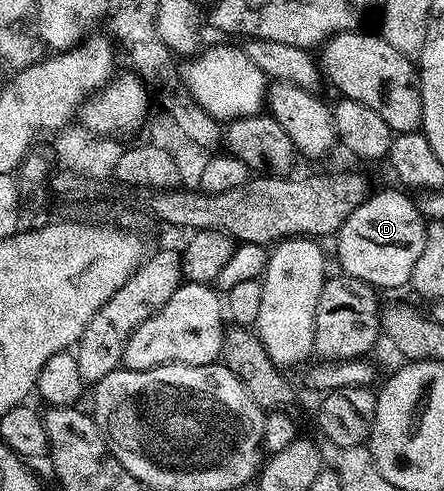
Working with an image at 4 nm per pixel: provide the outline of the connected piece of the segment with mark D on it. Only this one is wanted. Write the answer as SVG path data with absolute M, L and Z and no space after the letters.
M383 189L380 193L372 192L359 204L357 211L345 219L334 238L335 253L343 268L340 270L346 276L361 279L379 291L399 289L410 282L426 238L427 221L419 212L418 204L395 189Z

